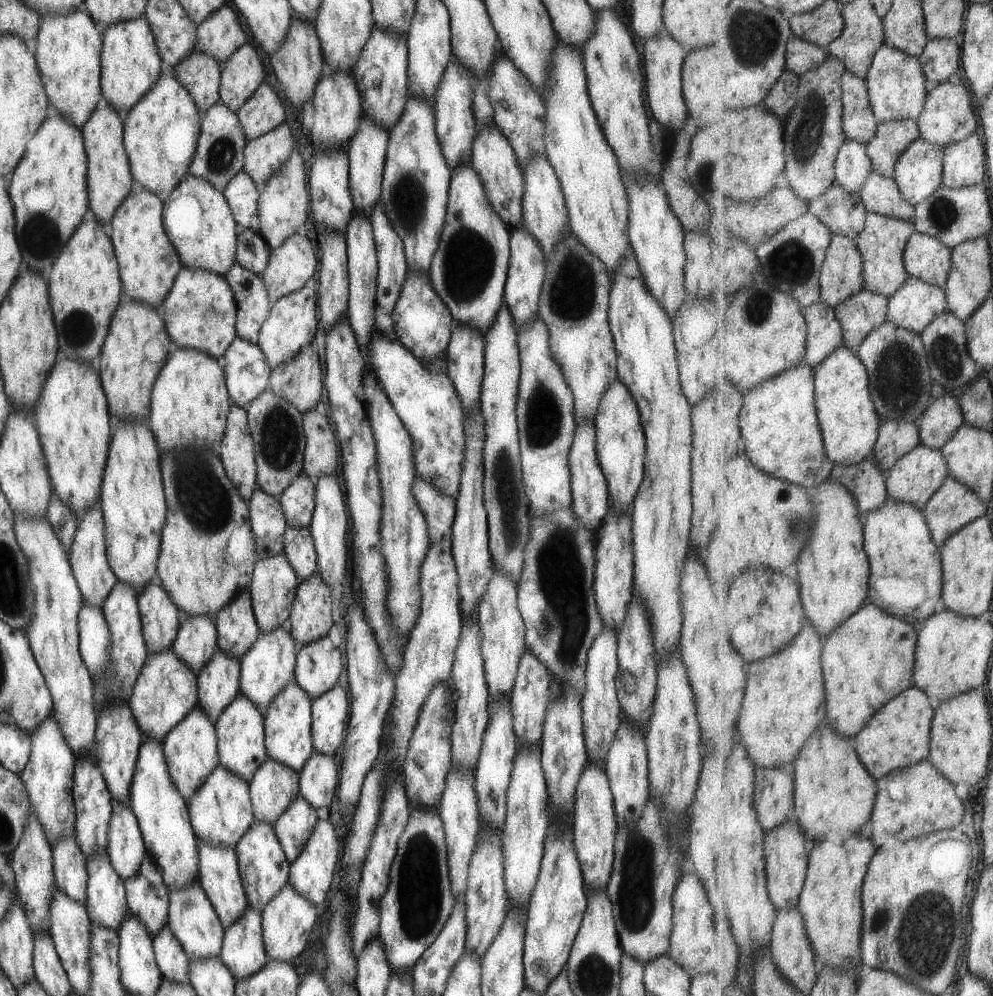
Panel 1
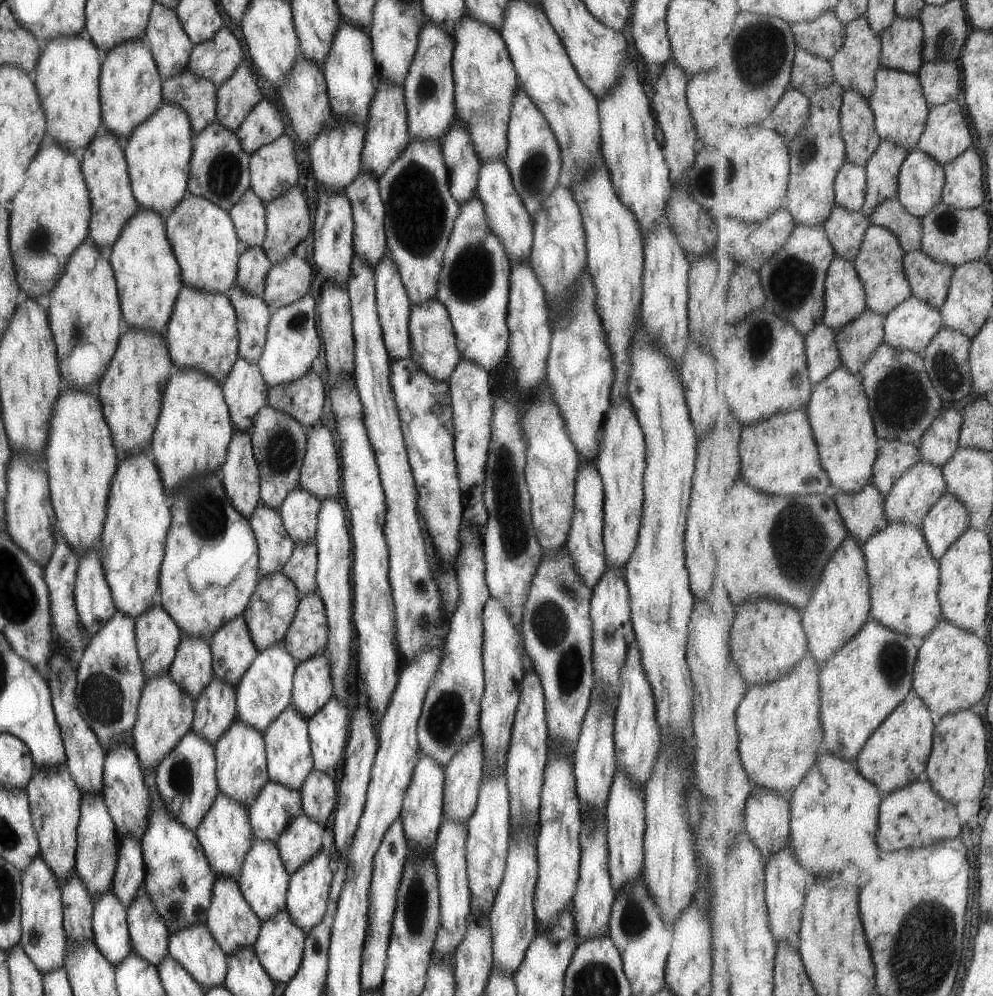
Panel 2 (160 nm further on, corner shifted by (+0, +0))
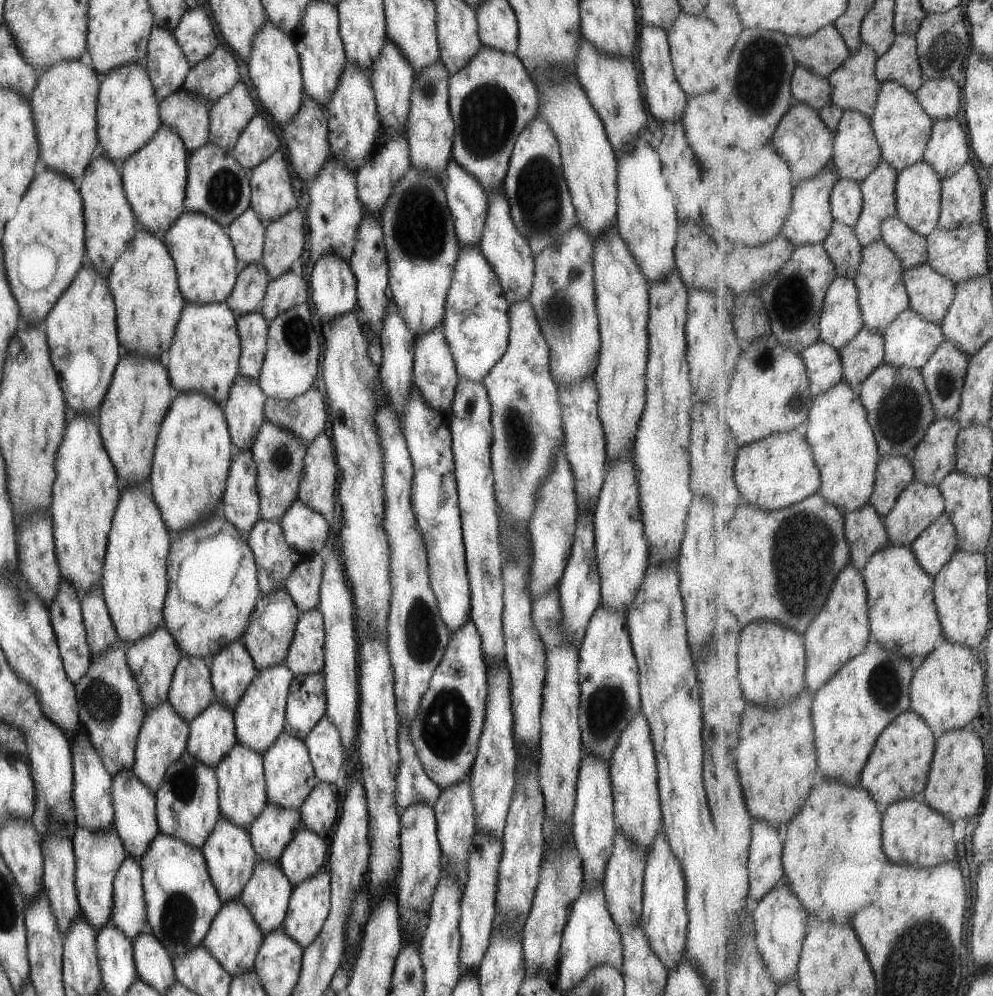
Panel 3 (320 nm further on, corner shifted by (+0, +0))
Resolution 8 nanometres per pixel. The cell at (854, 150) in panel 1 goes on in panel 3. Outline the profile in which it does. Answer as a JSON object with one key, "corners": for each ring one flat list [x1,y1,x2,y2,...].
{"corners":[[840,178,831,194,833,219,855,229,863,208,862,184,849,178]]}

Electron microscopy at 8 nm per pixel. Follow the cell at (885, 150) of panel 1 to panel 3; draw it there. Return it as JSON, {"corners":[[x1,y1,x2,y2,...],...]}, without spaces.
{"corners":[[883,158,862,183,864,208,854,230,863,248,882,240,883,222,898,216,897,182,897,170]]}

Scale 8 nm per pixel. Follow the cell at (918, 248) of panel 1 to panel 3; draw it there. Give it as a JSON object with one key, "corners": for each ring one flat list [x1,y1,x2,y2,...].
{"corners":[[928,263,909,268,904,280,911,308,941,326,956,297,954,283]]}

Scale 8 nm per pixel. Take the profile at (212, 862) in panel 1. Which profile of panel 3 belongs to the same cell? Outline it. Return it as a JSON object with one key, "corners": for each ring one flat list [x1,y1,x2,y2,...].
{"corners":[[227,900,221,904,219,911,215,914,207,935,200,944,203,944,209,954,219,962,219,966,231,976,239,976,245,970,254,968,254,960,263,939,263,932,255,924,253,916,240,900]]}

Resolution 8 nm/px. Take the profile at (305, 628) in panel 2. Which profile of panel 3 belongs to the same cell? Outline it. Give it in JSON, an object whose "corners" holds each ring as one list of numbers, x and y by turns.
{"corners":[[311,608,298,617,284,666,294,676,322,673,324,654,324,627,317,608]]}

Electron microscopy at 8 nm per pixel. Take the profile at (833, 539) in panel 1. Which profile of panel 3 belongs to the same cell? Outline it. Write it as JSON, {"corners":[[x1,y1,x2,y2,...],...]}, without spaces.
{"corners":[[847,564,843,572,837,576,835,584,831,586,831,594,817,614,817,618,805,630,807,670,806,688,814,696,855,656,863,654,863,650,870,645,872,632,870,628,870,607,865,578,853,564]]}

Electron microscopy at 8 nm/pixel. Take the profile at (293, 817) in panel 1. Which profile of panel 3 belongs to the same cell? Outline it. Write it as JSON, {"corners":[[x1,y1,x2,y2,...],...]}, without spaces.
{"corners":[[300,826,283,848,277,864,289,883,295,886,319,872,327,854,323,839]]}

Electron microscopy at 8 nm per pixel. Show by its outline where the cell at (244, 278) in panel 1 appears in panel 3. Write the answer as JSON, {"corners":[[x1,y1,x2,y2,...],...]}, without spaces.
{"corners":[[260,312,237,316,236,332,240,345,238,376,257,379,267,346,267,328,268,324]]}

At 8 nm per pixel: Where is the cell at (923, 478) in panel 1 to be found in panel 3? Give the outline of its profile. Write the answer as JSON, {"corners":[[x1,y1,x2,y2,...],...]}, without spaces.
{"corners":[[915,481,897,498,895,508,884,518,895,546,913,546,917,538,946,511,946,499,933,484]]}

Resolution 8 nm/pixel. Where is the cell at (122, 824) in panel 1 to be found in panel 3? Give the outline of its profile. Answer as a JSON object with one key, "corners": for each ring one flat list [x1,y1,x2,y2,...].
{"corners":[[126,856,115,874,110,922,131,942,139,932,149,930,146,924,141,868,137,858,133,856]]}

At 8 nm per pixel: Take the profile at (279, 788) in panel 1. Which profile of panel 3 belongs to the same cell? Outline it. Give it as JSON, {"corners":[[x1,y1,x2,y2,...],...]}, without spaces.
{"corners":[[266,801,263,810,247,826,249,841,257,859,278,863,283,848,300,826,298,810]]}

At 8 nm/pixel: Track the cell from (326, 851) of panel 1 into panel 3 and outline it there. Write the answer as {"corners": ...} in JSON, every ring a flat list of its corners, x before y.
{"corners":[[321,868,310,878,292,886,283,930,305,949,319,934,328,916,330,900,329,872]]}

